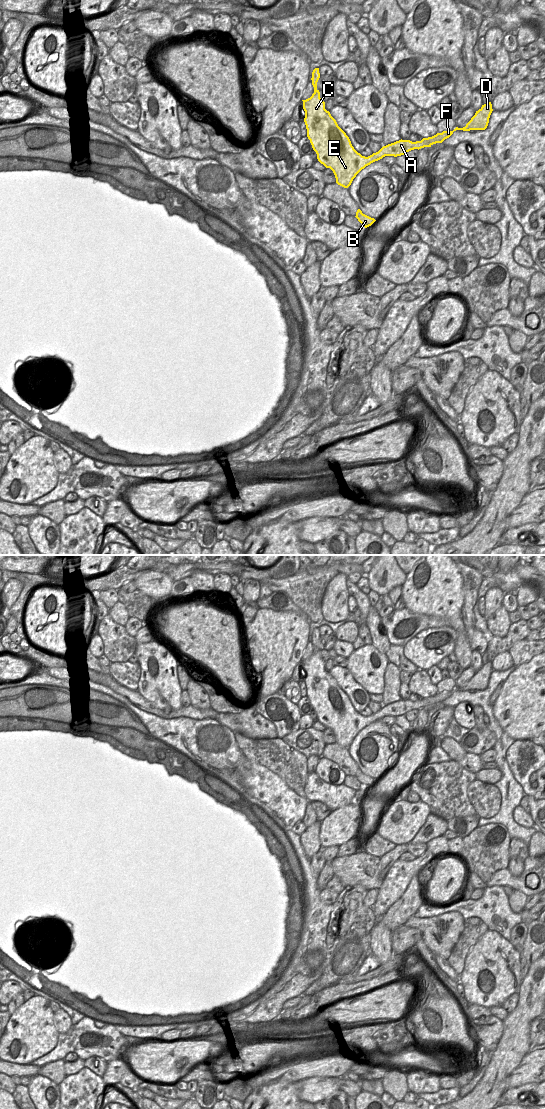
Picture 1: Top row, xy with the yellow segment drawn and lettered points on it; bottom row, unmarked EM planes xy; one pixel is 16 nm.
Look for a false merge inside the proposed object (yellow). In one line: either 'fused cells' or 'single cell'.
single cell

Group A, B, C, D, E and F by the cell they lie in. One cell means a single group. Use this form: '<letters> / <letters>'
A B C D E F

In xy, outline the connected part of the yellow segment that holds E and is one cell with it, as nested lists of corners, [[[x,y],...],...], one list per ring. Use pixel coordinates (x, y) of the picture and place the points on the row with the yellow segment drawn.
[[[315,68],[311,78],[314,93],[310,98],[302,100],[307,137],[317,154],[318,161],[333,171],[336,183],[344,188],[351,185],[353,179],[362,169],[385,156],[397,157],[414,149],[419,150],[431,147],[436,143],[442,143],[456,130],[485,130],[493,111],[491,102],[488,102],[476,111],[463,128],[456,127],[453,131],[443,131],[416,142],[401,139],[383,146],[378,152],[365,157],[354,149],[349,137],[338,126],[330,112],[325,109],[325,102],[320,98],[320,92],[317,89],[319,78],[319,68]]]

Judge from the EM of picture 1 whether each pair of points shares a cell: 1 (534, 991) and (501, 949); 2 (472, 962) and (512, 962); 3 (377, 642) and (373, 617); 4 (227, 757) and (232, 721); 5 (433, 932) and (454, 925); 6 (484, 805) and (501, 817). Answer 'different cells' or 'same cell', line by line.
1: different cells
2: same cell
3: same cell
4: different cells
5: same cell
6: different cells

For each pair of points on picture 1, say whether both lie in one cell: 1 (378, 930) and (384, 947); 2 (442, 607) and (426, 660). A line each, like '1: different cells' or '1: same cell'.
1: same cell
2: different cells

